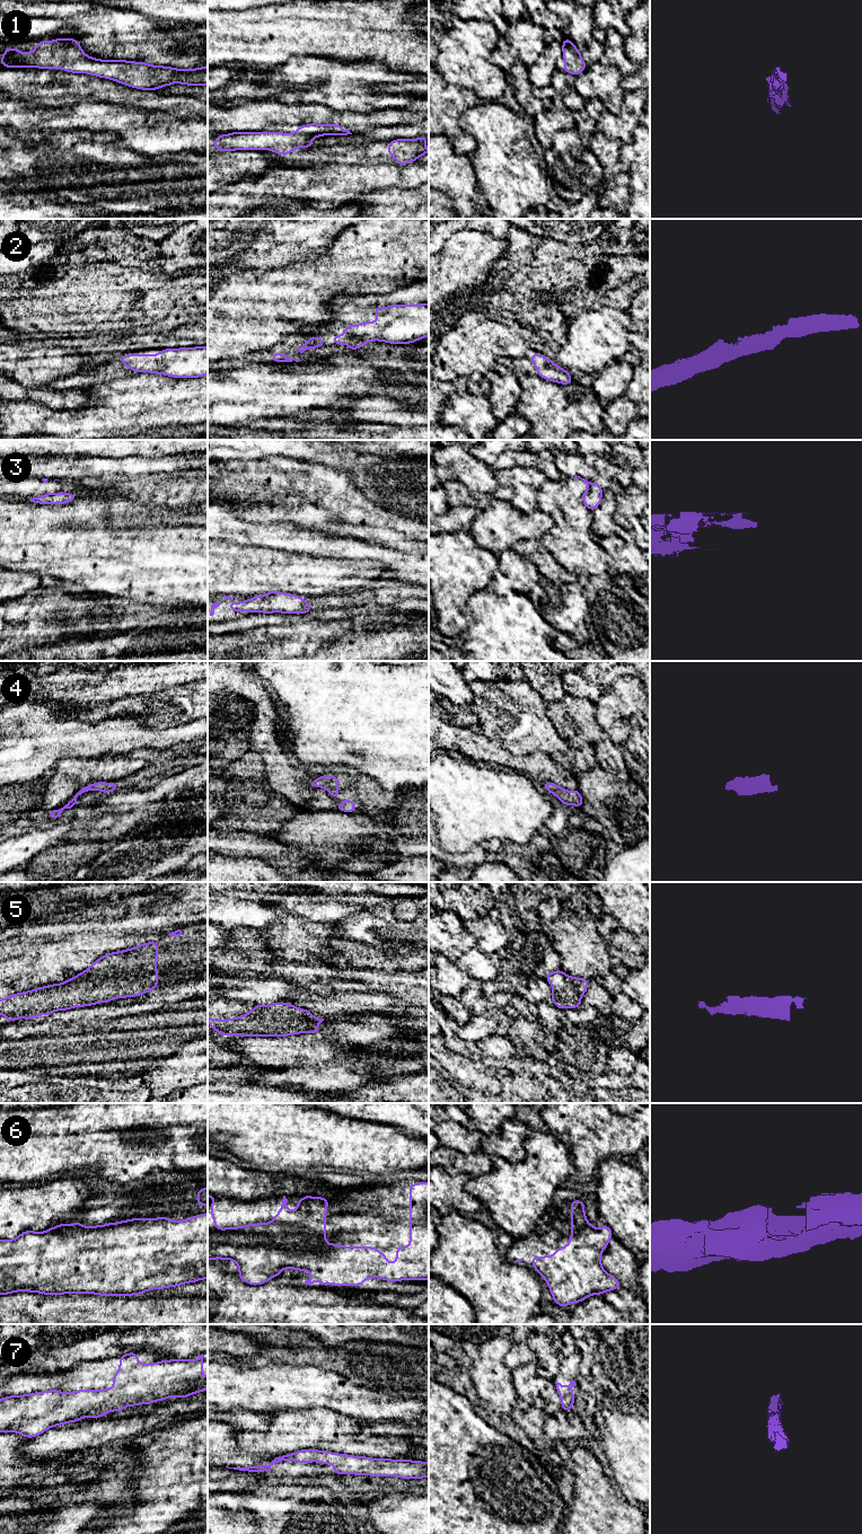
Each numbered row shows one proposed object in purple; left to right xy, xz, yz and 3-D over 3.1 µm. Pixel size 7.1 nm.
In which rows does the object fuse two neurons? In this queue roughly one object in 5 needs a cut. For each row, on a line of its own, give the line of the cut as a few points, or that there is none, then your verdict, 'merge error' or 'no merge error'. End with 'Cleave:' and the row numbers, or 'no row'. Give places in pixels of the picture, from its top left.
1: no cut; no merge error
2: no cut; no merge error
3: cut in yz along (591, 483), (591, 487), (583, 495); merge error
4: no cut; no merge error
5: no cut; no merge error
6: no cut; no merge error
7: no cut; no merge error
Cleave: 3

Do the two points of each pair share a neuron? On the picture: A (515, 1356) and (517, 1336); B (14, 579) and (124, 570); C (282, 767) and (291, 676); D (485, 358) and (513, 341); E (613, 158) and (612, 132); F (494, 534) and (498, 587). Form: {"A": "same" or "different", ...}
{"A": "same", "B": "different", "C": "different", "D": "same", "E": "different", "F": "different"}

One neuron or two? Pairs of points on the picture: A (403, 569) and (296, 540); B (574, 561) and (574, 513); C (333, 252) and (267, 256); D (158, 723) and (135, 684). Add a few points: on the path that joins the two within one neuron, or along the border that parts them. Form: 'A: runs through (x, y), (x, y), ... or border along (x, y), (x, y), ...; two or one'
A: runs through (376, 553), (337, 549), (323, 545); one
B: runs through (574, 549), (574, 532), (577, 528), (574, 525); one
C: border along (339, 235), (319, 253), (295, 263); two
D: border along (167, 687), (147, 694), (125, 695), (115, 699); two

